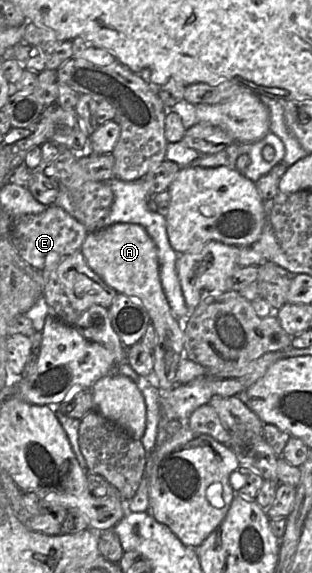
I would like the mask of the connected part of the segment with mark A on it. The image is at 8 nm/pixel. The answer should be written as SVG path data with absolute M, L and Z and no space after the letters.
M116 223L88 233L80 251L90 268L117 293L139 297L145 306L150 324L156 330L156 344L152 350L154 378L150 384L159 390L169 390L177 385L178 363L184 357L183 323L173 314L163 291L157 248L146 229L135 223Z

